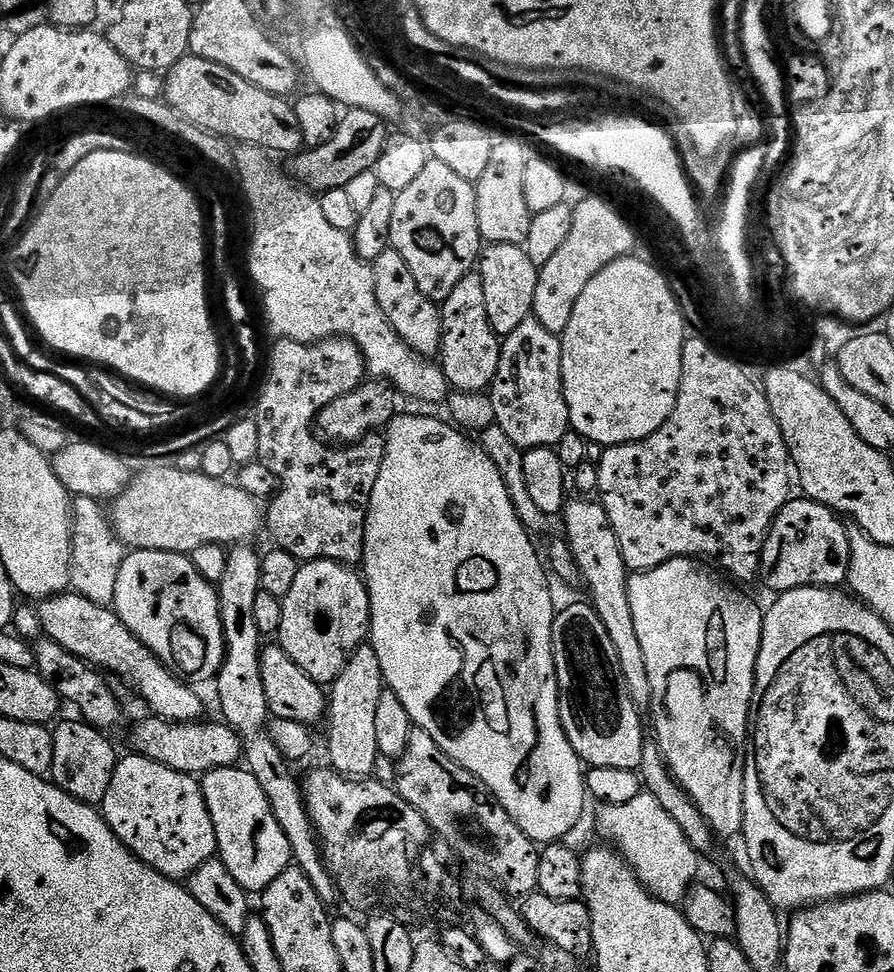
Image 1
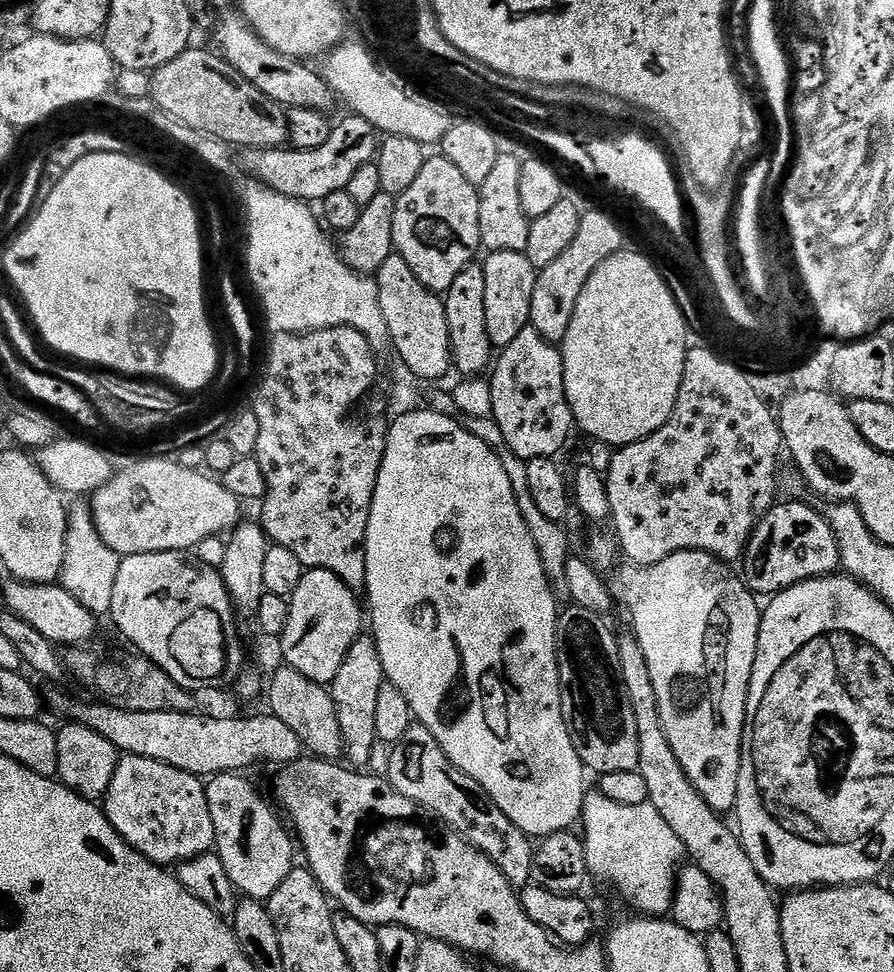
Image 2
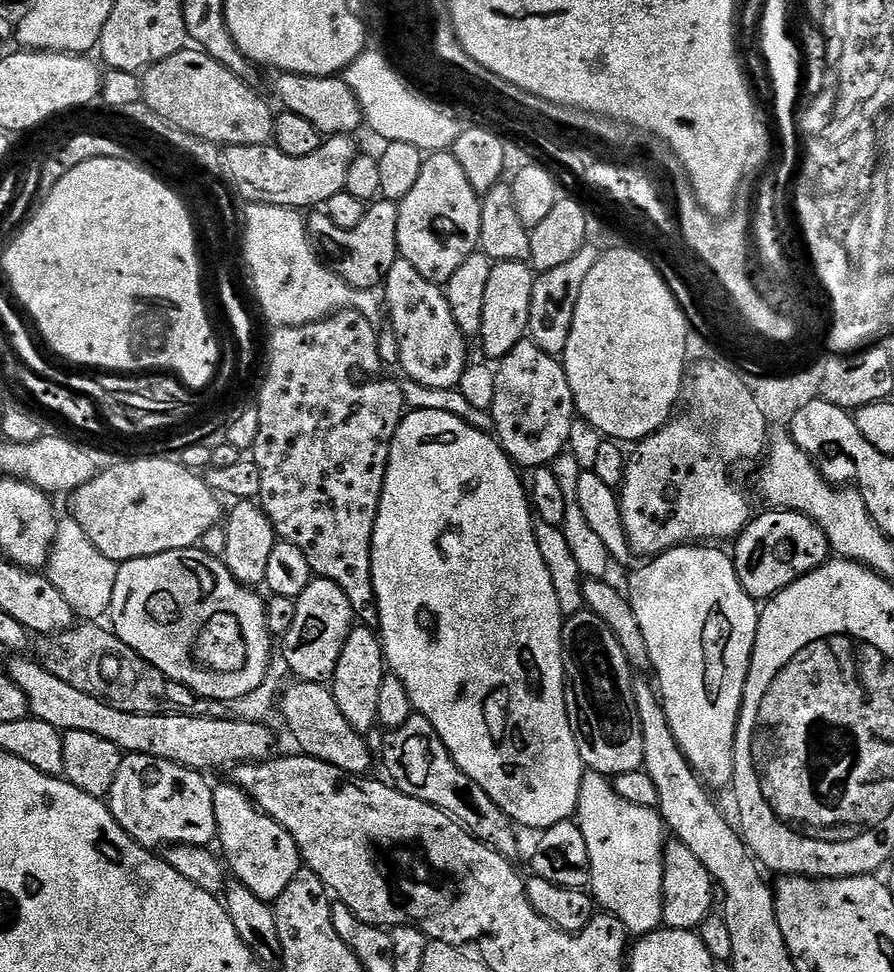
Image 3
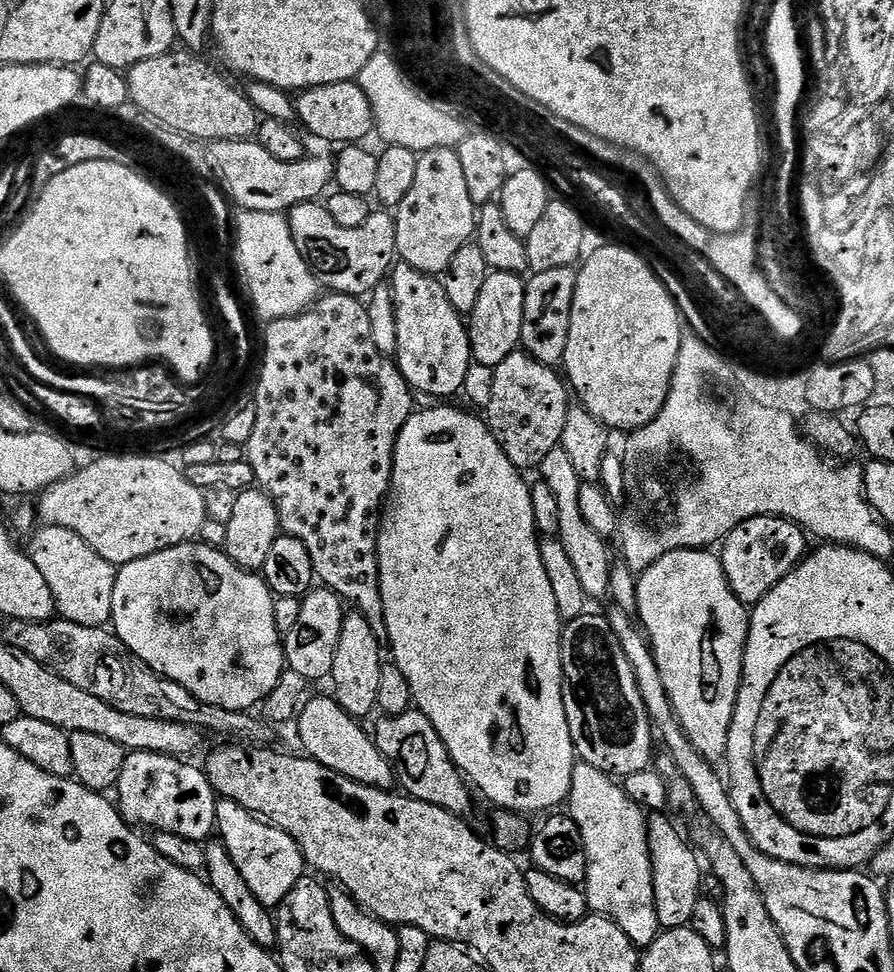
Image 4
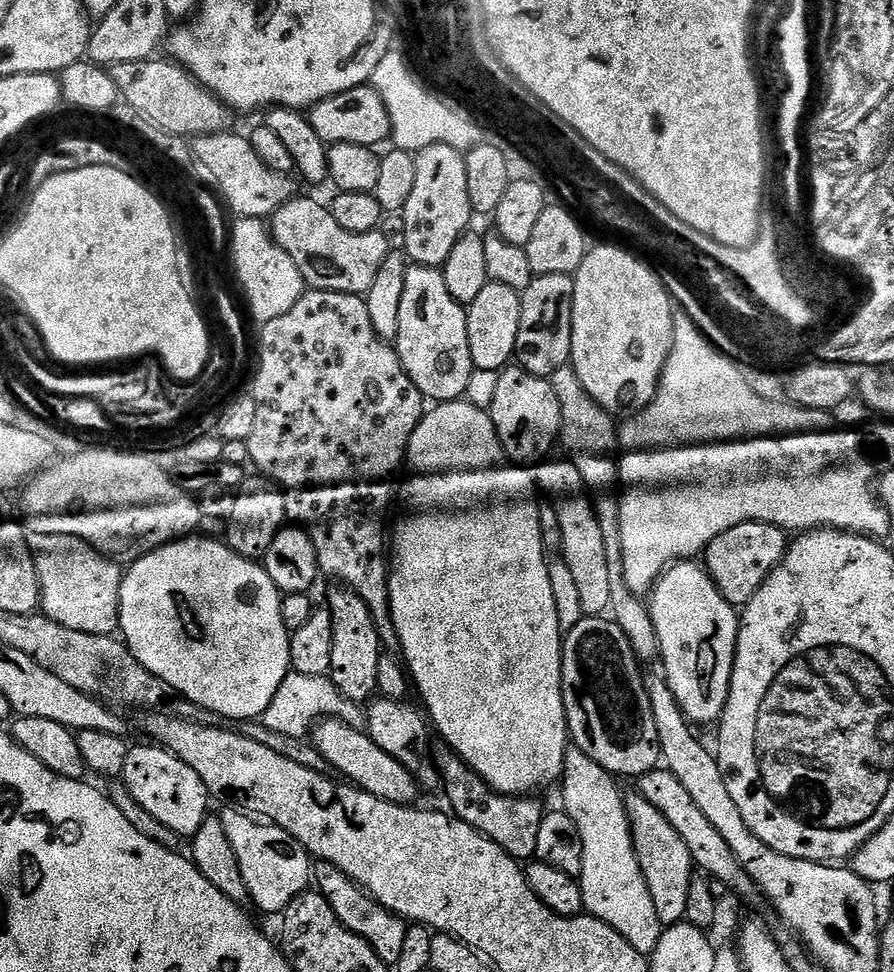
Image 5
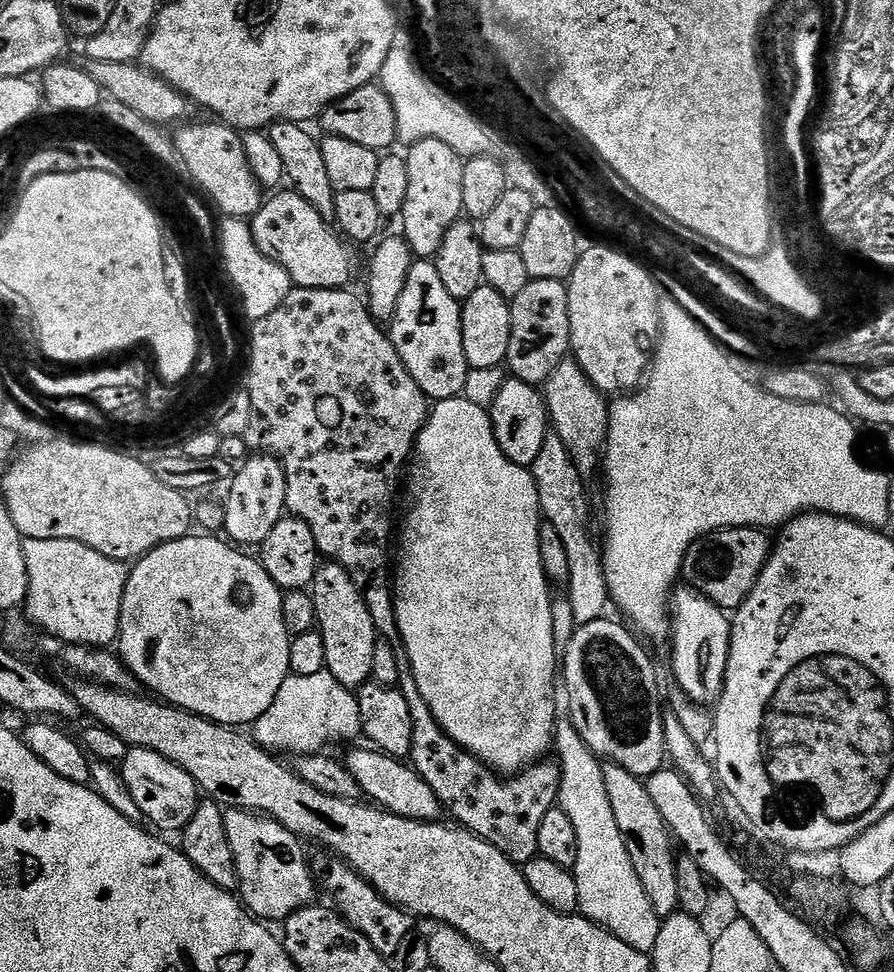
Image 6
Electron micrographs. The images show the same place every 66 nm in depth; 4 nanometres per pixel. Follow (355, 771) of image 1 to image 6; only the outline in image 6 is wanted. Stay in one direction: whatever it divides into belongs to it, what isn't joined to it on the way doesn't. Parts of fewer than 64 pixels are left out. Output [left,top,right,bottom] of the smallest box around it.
[310,562,378,690]

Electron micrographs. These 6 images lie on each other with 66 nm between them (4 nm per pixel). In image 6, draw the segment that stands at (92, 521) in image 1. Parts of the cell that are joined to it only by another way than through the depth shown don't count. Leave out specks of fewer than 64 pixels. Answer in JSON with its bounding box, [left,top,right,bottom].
[24,538,130,648]

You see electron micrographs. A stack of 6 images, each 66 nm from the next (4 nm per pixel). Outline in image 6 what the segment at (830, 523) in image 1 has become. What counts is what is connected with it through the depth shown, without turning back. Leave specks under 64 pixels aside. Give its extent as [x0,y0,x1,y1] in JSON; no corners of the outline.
[683,528,773,608]

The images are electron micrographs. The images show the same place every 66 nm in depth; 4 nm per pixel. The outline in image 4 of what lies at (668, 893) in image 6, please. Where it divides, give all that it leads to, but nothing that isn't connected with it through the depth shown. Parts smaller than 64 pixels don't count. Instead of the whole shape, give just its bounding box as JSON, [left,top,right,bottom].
[648,814,702,930]

